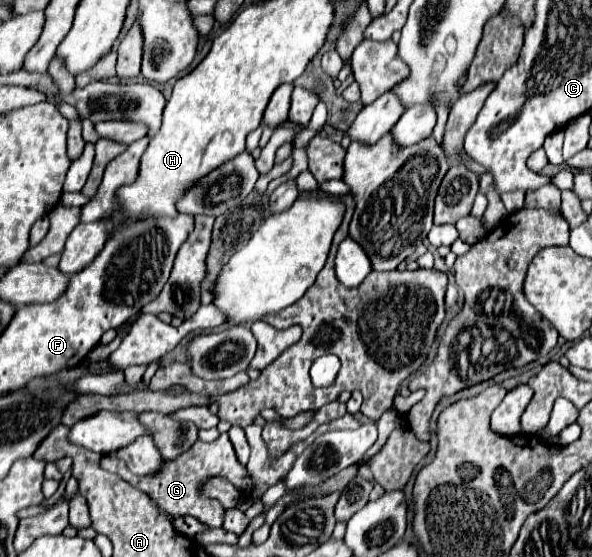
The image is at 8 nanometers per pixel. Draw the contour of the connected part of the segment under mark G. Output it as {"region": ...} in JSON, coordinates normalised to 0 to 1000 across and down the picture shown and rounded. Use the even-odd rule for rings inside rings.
{"region":[[[375,777],[365,792],[358,795],[345,795],[345,792],[331,792],[311,817],[301,817],[291,828],[277,824],[277,838],[270,846],[264,846],[264,853],[247,853],[243,860],[236,860],[233,853],[223,853],[223,846],[216,846],[216,835],[203,824],[196,824],[193,817],[176,817],[172,820],[172,838],[179,846],[199,849],[206,860],[213,860],[220,871],[226,871],[230,878],[243,882],[247,889],[253,889],[277,917],[291,921],[291,925],[324,925],[334,935],[355,943],[355,946],[375,946],[375,932],[378,932],[378,910],[372,907],[368,896],[345,896],[338,889],[338,867],[348,856],[361,856],[361,853],[378,853],[385,856],[389,867],[395,867],[395,874],[402,874],[405,882],[422,882],[426,878],[426,860],[416,846],[416,838],[399,824],[399,810],[392,810],[392,795],[385,788],[382,777]]]}

